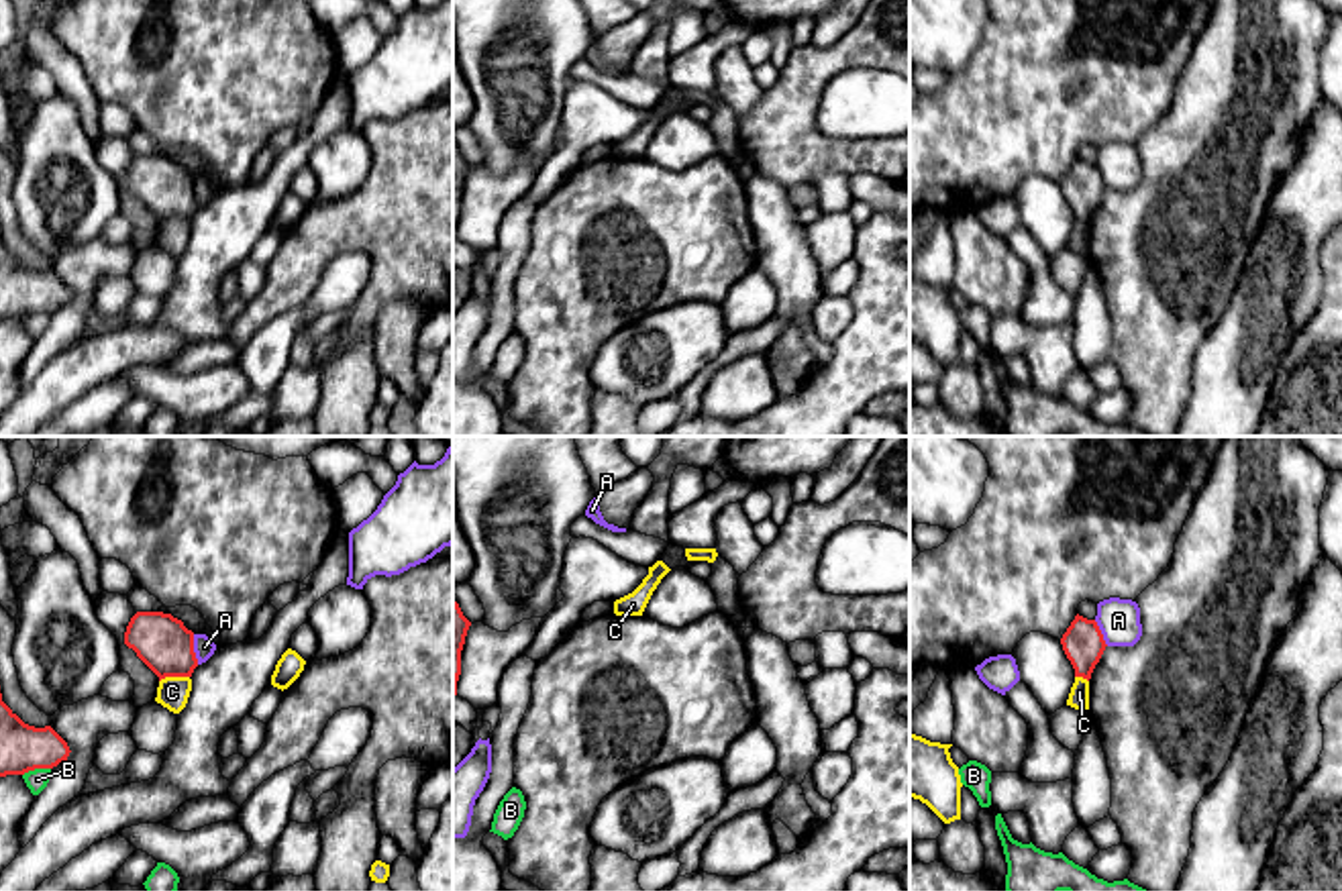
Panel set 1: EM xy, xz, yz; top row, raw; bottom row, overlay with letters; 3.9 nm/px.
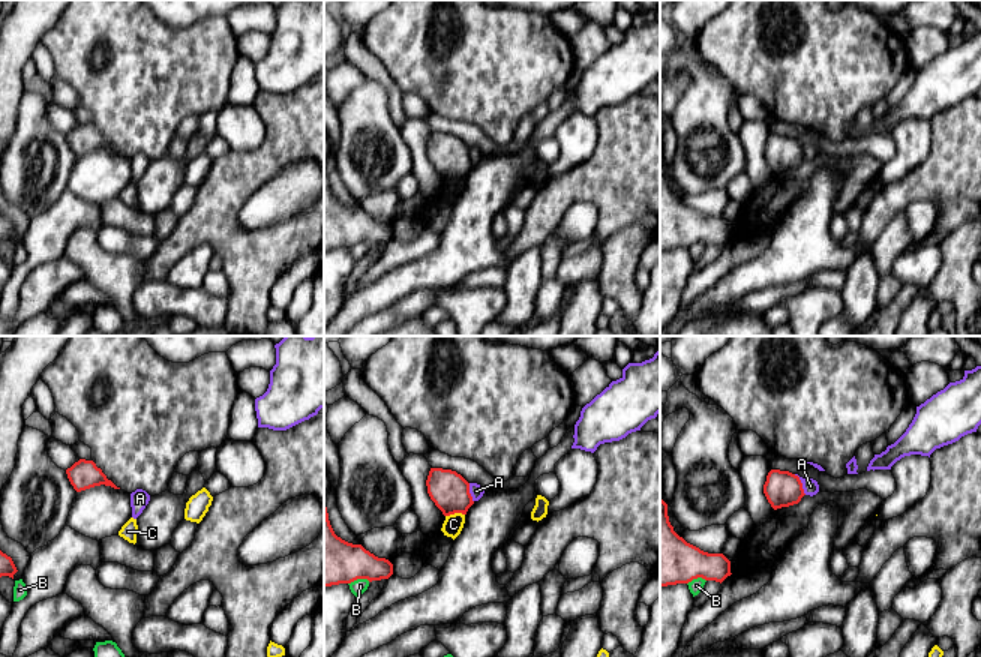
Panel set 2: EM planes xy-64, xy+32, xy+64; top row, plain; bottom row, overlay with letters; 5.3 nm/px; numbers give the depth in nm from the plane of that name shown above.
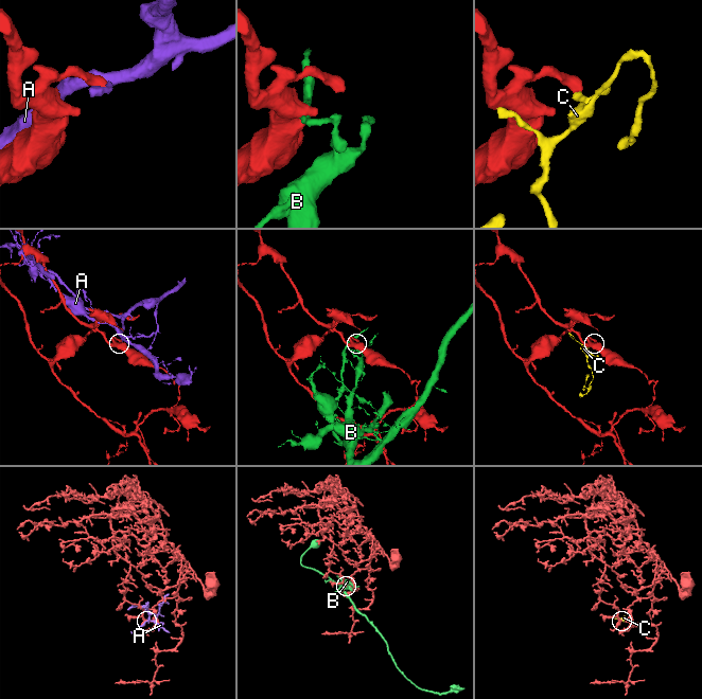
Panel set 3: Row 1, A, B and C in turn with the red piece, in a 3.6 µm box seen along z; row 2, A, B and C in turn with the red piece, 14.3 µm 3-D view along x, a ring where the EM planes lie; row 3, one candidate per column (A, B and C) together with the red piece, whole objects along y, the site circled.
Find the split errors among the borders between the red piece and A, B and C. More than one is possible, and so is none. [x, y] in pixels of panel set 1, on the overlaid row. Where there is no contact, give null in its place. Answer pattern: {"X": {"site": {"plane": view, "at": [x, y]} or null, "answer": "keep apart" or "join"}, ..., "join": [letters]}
{"A": {"site": {"plane": "xy", "at": [192, 649]}, "answer": "keep apart"}, "B": {"site": {"plane": "xy", "at": [35, 767]}, "answer": "keep apart"}, "C": {"site": {"plane": "xy", "at": [174, 675]}, "answer": "join"}, "join": ["C"]}

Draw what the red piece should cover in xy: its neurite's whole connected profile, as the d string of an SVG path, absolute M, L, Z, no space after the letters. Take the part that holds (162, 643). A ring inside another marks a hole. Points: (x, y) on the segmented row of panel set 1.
M137 612L126 626L124 644L159 677L155 701L179 714L198 667L194 632L171 614Z

